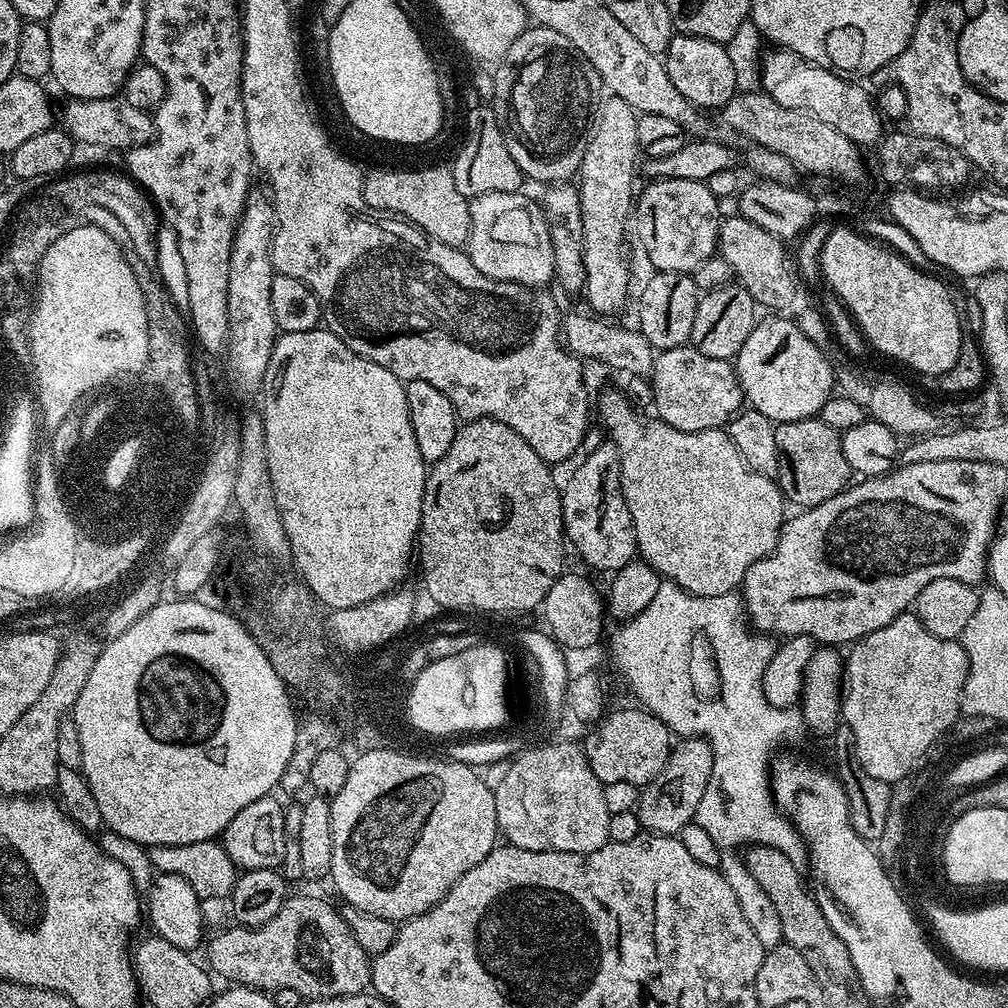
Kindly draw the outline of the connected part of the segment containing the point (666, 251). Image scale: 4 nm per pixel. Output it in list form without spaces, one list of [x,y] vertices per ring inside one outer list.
[[[653,179],[644,188],[644,193],[634,200],[634,228],[636,236],[648,255],[651,266],[658,272],[687,272],[702,266],[706,258],[717,255],[718,230],[721,214],[718,197],[708,189],[703,180]]]

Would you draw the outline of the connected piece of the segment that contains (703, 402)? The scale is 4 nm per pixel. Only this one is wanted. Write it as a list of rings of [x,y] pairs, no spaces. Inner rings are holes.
[[[691,346],[663,349],[653,362],[650,383],[655,415],[683,432],[723,429],[745,403],[733,361],[706,358]]]

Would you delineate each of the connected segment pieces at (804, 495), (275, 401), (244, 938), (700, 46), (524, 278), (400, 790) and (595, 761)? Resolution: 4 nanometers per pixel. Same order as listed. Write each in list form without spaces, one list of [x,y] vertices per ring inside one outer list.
[[[819,418],[791,420],[776,424],[774,442],[778,445],[778,483],[784,499],[797,509],[813,508],[849,487],[852,468],[842,454],[841,433],[835,432]]]
[[[317,326],[305,332],[286,332],[277,335],[273,353],[270,354],[269,368],[262,381],[263,388],[262,415],[270,478],[274,486],[274,498],[282,514],[282,526],[286,530],[290,556],[291,559],[296,559],[296,568],[301,572],[297,573],[308,584],[319,603],[331,610],[353,608],[393,591],[403,581],[400,579],[408,568],[408,555],[411,552],[413,555],[414,545],[418,540],[426,479],[426,463],[419,453],[418,441],[411,426],[411,414],[408,413],[405,381],[399,380],[393,372],[386,370],[386,366],[378,366],[378,362],[370,362],[354,354],[354,350],[350,350],[350,346],[346,346],[346,342],[342,342],[335,334],[329,332],[327,327]]]
[[[289,895],[282,910],[278,910],[278,914],[274,914],[274,918],[260,928],[231,927],[209,942],[206,964],[217,977],[225,976],[233,985],[258,988],[269,994],[289,988],[308,1000],[326,996],[358,996],[369,987],[372,965],[368,953],[358,946],[350,926],[346,926],[340,917],[340,908],[327,904],[320,896]]]
[[[676,34],[662,59],[665,70],[670,74],[670,82],[674,82],[678,94],[682,94],[701,110],[724,108],[726,102],[730,102],[730,98],[738,91],[734,78],[734,66],[730,62],[727,47],[710,38]]]
[[[495,191],[473,197],[469,201],[472,230],[466,251],[474,266],[487,277],[542,288],[554,278],[553,242],[541,205],[524,195]]]
[[[391,746],[380,749],[361,751],[348,766],[346,782],[338,794],[331,797],[332,805],[332,833],[334,834],[334,854],[332,855],[332,871],[330,881],[336,887],[336,892],[341,896],[344,904],[354,906],[366,914],[378,914],[378,918],[386,918],[393,922],[412,920],[421,916],[437,904],[444,895],[466,874],[466,870],[474,870],[486,854],[490,854],[498,844],[498,829],[496,826],[496,793],[488,788],[483,775],[475,767],[460,764],[449,758],[435,760],[432,756],[407,756],[404,752],[395,752]]]
[[[643,707],[620,708],[617,712],[609,711],[599,722],[593,723],[587,730],[588,737],[582,740],[584,757],[590,762],[590,770],[594,770],[596,777],[601,784],[610,782],[630,782],[637,786],[649,784],[666,766],[668,755],[672,753],[674,747],[673,733],[668,731],[668,727],[661,722],[654,713],[645,710]]]

